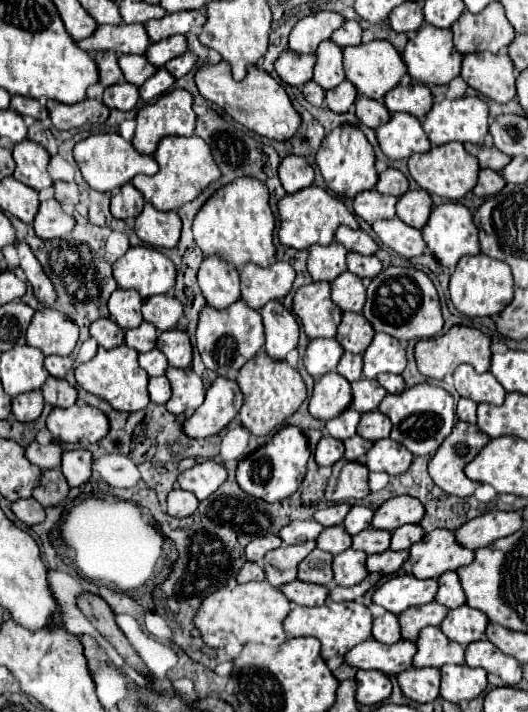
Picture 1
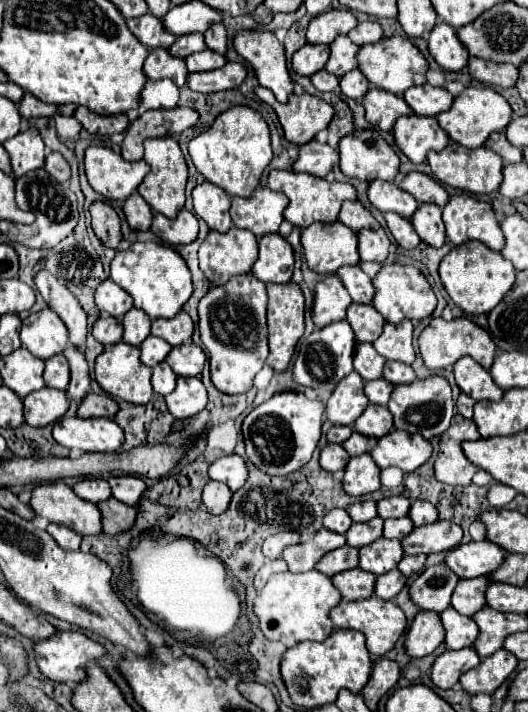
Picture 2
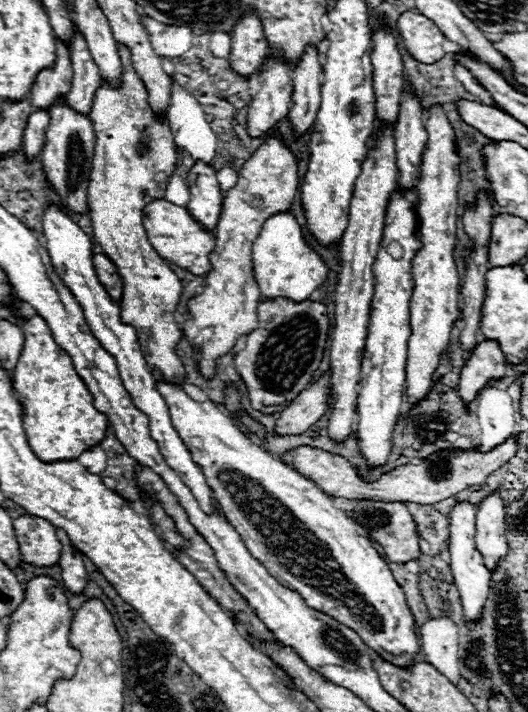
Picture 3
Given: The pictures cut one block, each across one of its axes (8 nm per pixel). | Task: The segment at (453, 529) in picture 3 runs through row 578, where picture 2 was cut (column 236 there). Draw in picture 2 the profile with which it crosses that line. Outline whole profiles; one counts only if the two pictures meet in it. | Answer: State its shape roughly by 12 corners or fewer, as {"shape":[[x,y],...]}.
{"shape":[[238,454],[210,464],[210,480],[224,482],[232,492],[248,478]]}

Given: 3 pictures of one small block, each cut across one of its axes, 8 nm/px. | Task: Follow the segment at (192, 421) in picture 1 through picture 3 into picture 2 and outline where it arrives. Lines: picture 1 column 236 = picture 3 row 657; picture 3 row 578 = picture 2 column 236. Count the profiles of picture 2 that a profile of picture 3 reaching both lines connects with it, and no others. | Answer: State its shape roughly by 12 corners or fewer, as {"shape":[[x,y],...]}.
{"shape":[[266,284],[210,288],[198,314],[212,384],[248,392],[268,356]]}

